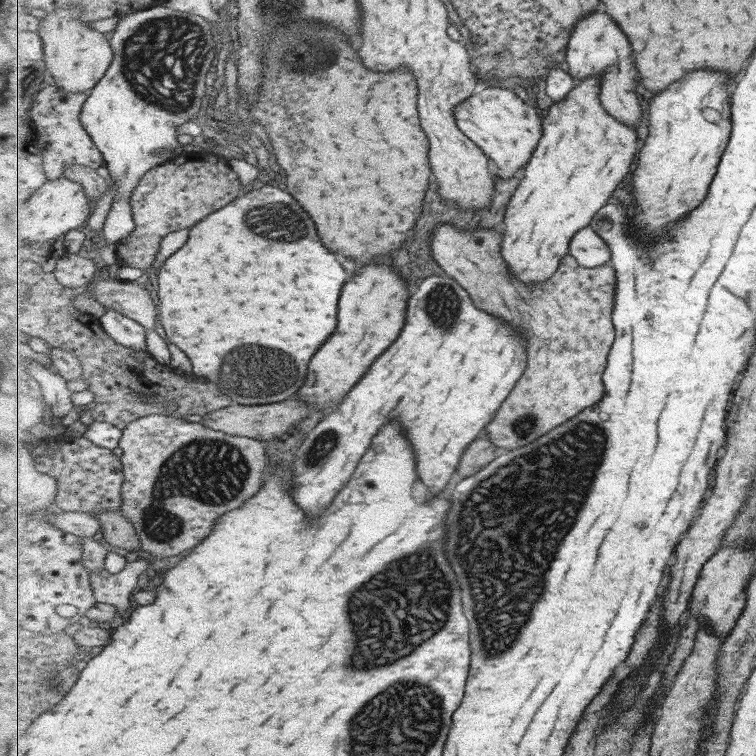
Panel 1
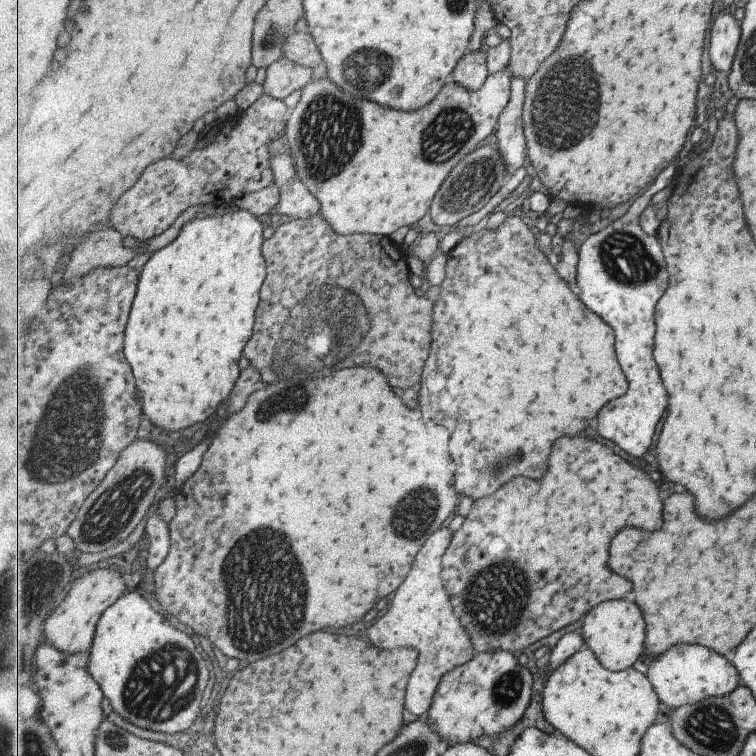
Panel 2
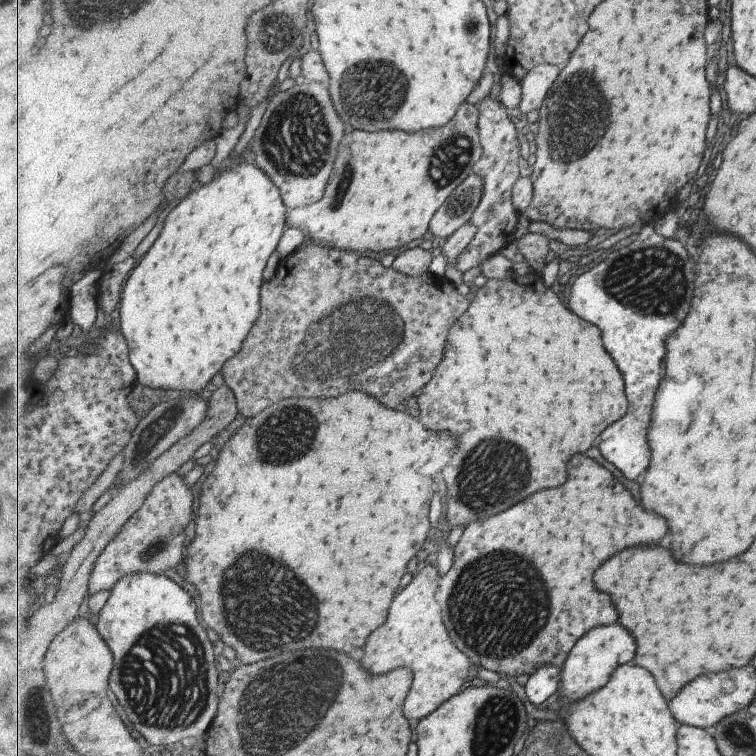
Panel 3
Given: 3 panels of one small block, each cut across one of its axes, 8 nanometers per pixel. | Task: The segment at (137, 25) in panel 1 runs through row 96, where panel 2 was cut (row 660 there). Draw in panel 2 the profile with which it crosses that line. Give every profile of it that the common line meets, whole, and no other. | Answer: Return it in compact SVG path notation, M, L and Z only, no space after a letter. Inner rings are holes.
M137 591L123 595L102 616L93 647L90 648L87 670L103 689L106 703L111 702L111 709L122 718L141 728L171 734L191 728L199 718L201 700L211 680L211 672L195 640L187 632L177 630L159 611L153 610L147 597Z

